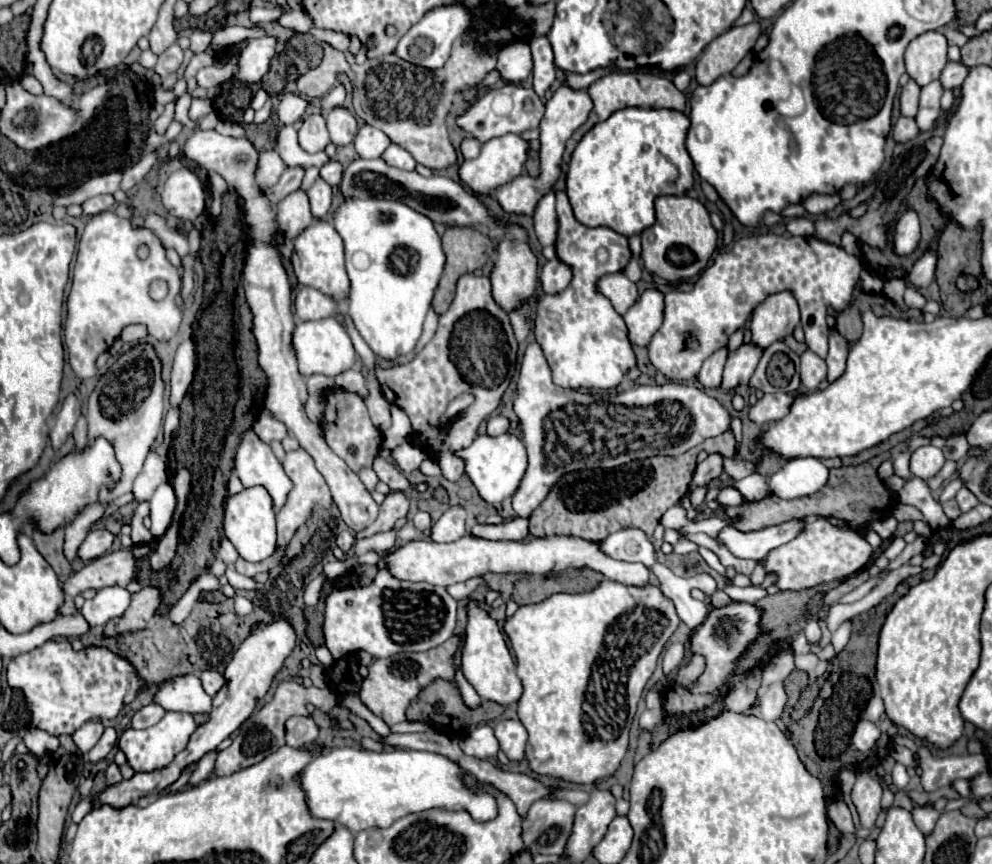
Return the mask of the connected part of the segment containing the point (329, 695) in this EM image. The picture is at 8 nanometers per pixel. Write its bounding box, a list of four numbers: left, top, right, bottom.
[213,682,335,776]

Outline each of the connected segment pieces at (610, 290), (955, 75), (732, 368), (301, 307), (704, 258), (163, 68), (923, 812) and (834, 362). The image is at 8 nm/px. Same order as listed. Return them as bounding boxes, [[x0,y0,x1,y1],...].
[[597,272,639,314],[939,62,969,90],[721,342,761,392],[295,288,335,320],[641,196,717,282],[155,46,183,76],[913,808,939,836],[827,330,851,382]]

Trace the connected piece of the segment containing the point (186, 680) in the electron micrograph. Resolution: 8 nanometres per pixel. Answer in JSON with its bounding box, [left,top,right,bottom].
[155,676,213,714]

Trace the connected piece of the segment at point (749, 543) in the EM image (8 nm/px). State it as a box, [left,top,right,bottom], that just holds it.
[717,520,803,560]

